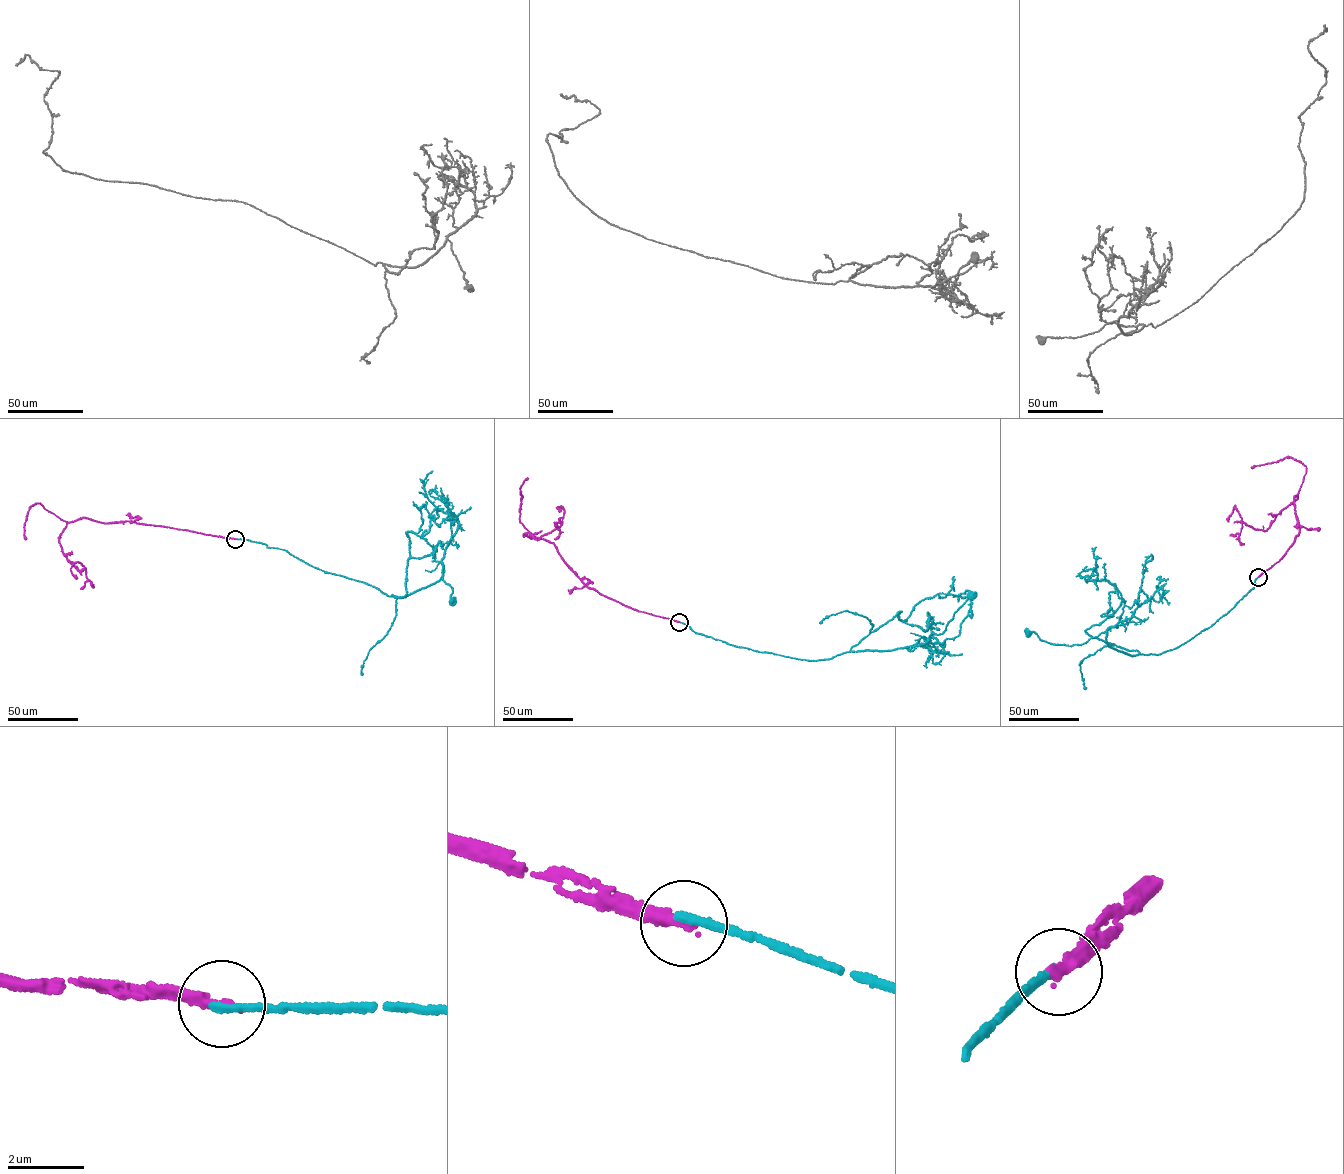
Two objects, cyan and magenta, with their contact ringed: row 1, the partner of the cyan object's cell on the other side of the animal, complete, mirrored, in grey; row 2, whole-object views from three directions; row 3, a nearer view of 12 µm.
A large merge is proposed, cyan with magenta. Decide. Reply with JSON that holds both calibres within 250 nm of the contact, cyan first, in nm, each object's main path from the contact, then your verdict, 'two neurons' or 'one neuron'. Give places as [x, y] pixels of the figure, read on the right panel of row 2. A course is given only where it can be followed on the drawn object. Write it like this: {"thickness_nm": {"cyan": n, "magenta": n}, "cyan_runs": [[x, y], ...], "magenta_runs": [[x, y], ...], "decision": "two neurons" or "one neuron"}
{"thickness_nm": {"cyan": 240, "magenta": 320}, "cyan_runs": [[1258, 577], [1252, 589], [1208, 628], [1156, 655], [1133, 656], [1113, 648], [1105, 632], [1070, 646], [1028, 634]], "magenta_runs": [[1258, 577], [1283, 557], [1298, 534], [1294, 501], [1298, 496], [1266, 531], [1244, 523], [1235, 507], [1228, 521]], "decision": "two neurons"}

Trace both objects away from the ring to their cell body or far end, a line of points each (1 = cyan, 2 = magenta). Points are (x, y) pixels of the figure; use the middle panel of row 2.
1: (679, 622), (740, 647), (816, 661), (925, 643), (931, 634), (946, 629), (971, 596)
2: (679, 622), (589, 588), (553, 543), (523, 534), (537, 540), (550, 533), (562, 522), (559, 512)

